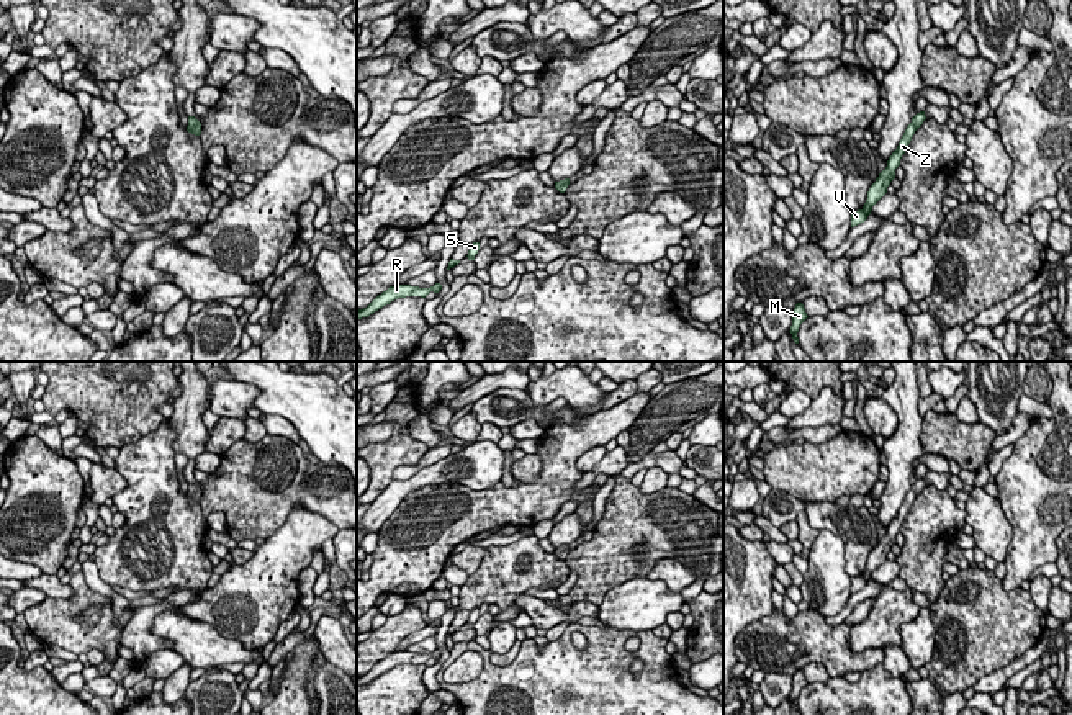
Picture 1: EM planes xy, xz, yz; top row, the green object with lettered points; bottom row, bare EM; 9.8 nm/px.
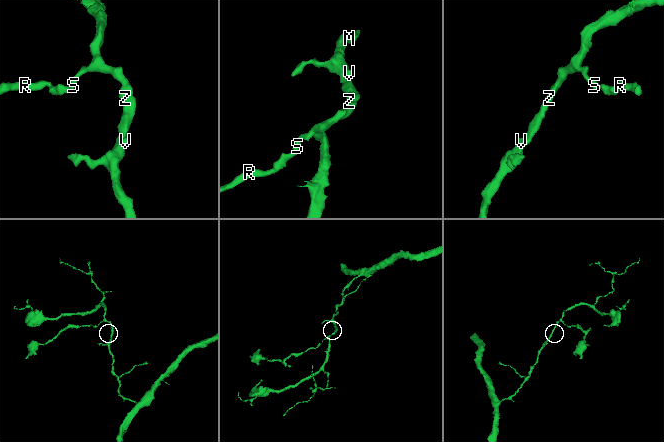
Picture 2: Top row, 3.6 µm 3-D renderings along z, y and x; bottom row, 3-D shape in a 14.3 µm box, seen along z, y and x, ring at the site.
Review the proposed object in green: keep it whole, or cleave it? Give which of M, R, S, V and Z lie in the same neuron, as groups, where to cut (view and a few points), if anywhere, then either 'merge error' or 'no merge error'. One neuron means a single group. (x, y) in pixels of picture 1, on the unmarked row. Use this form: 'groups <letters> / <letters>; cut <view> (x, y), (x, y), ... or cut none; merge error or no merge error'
groups M R S V Z; cut none; no merge error

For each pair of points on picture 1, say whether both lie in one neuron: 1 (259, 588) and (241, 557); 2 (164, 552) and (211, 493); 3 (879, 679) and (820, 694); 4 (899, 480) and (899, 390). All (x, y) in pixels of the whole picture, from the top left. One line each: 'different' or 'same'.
1: different
2: different
3: same
4: same

